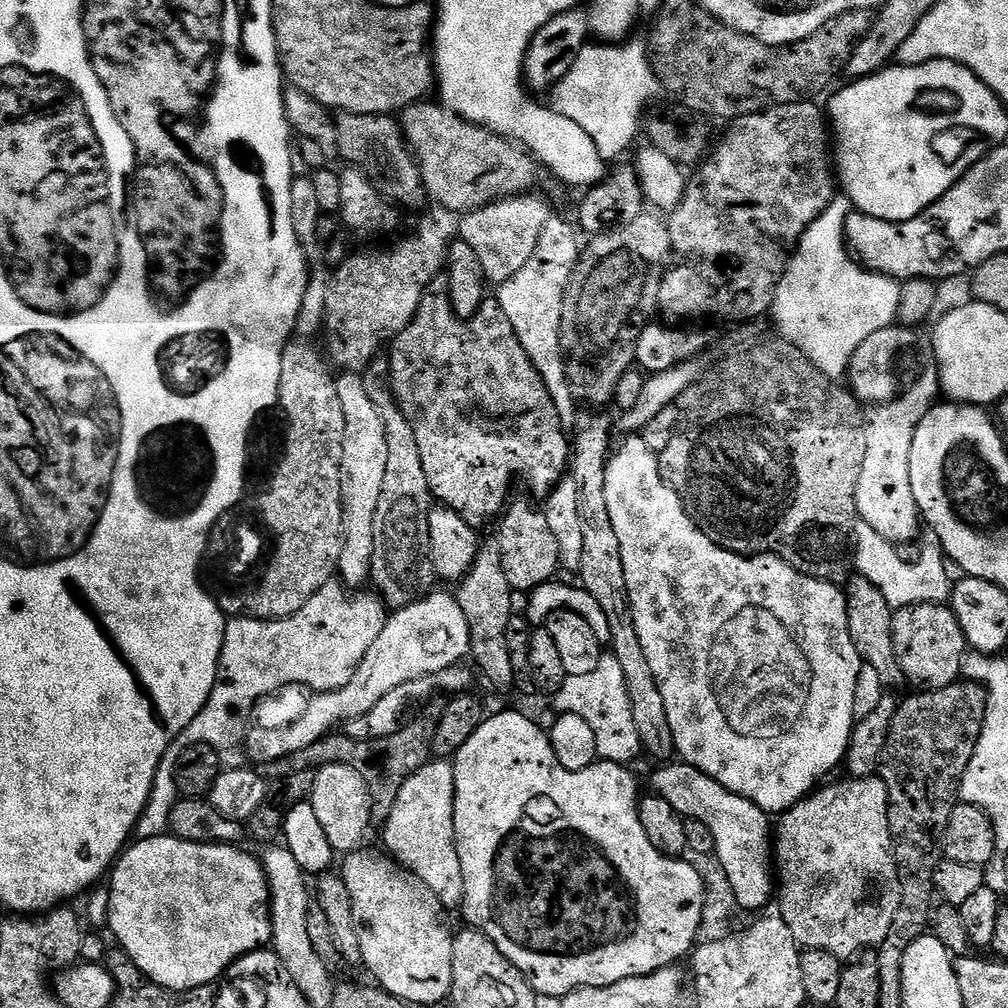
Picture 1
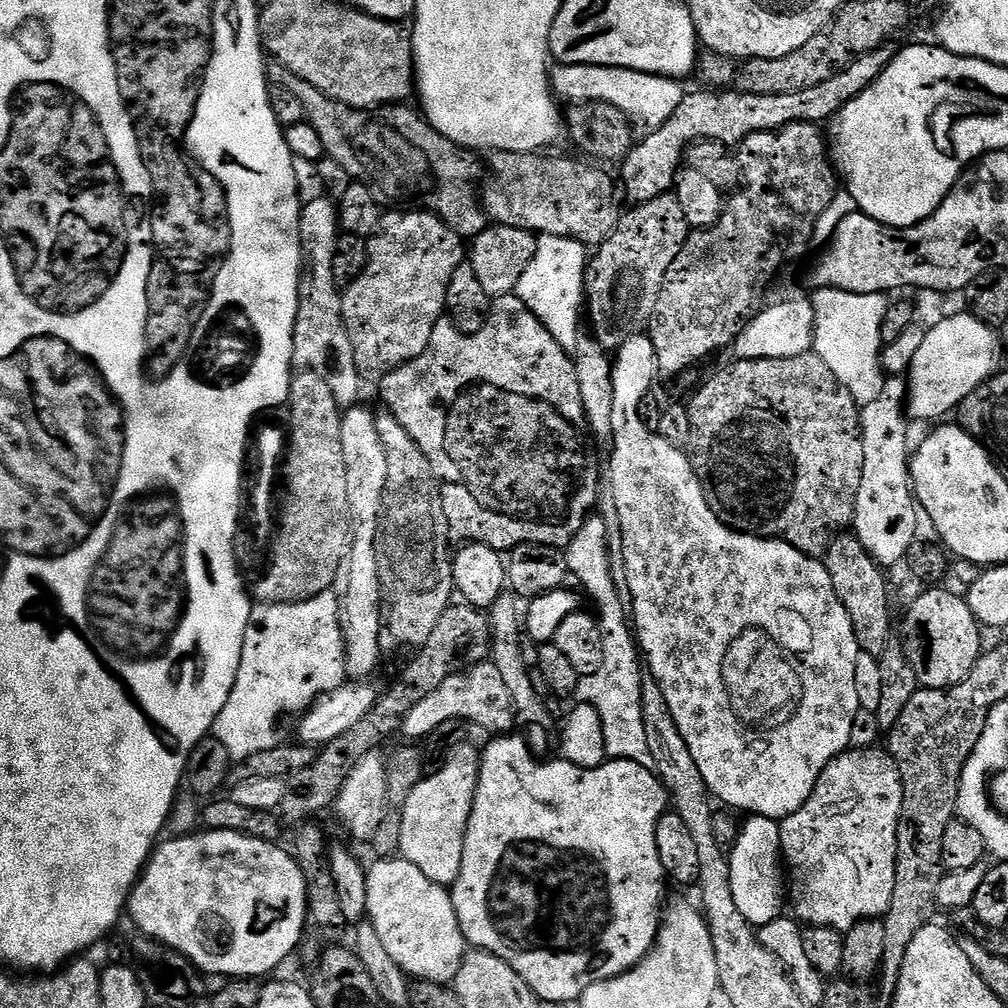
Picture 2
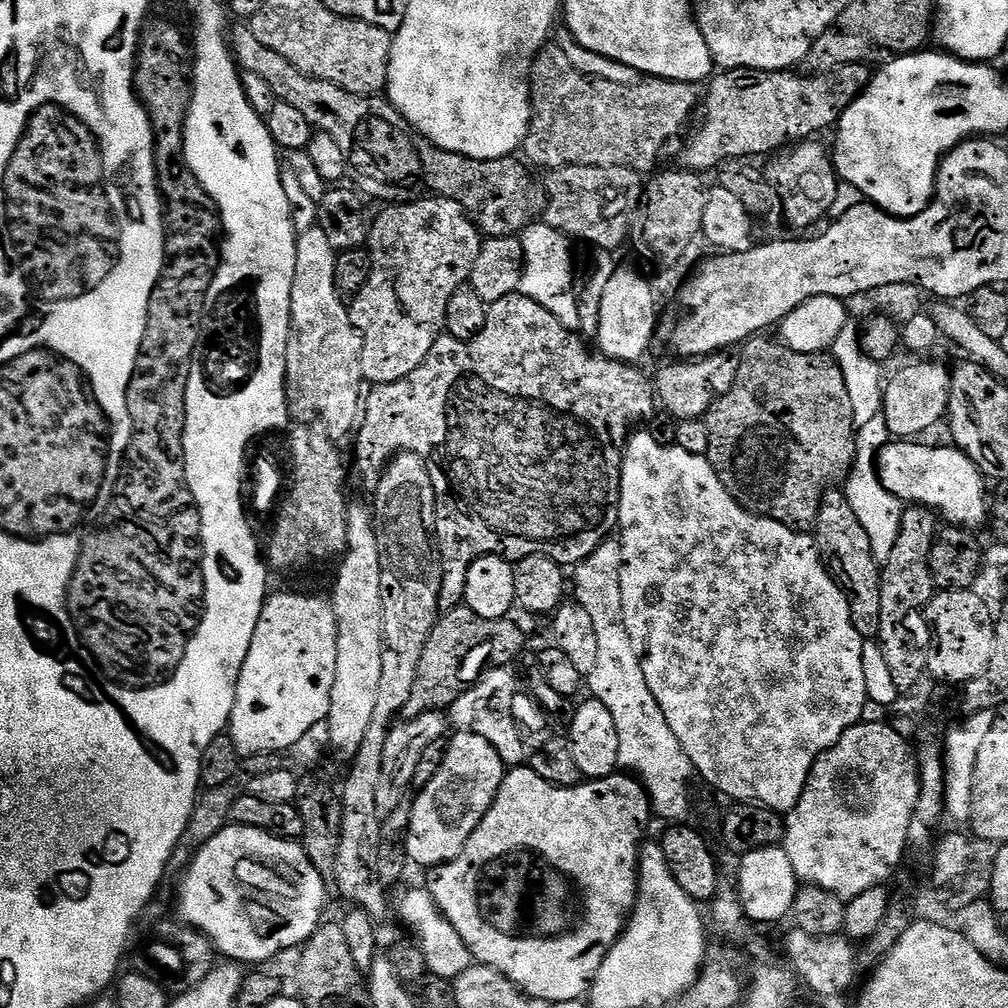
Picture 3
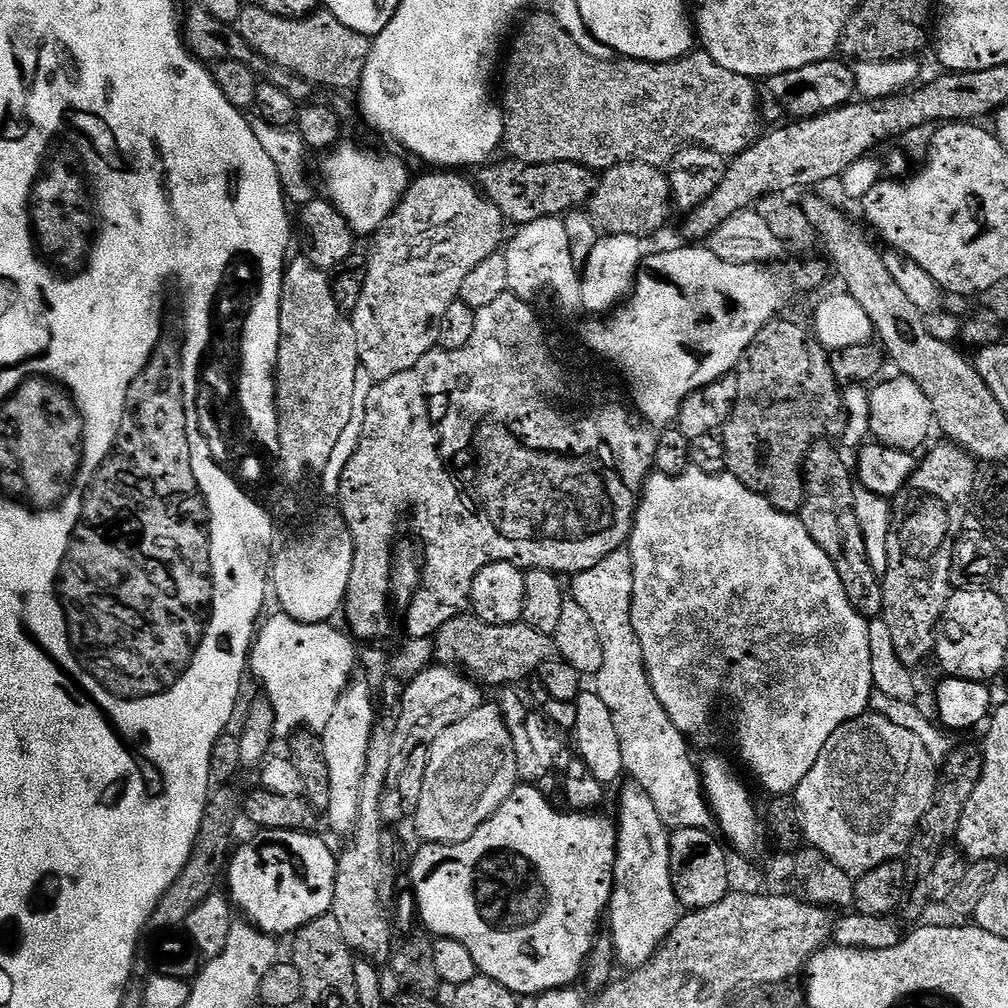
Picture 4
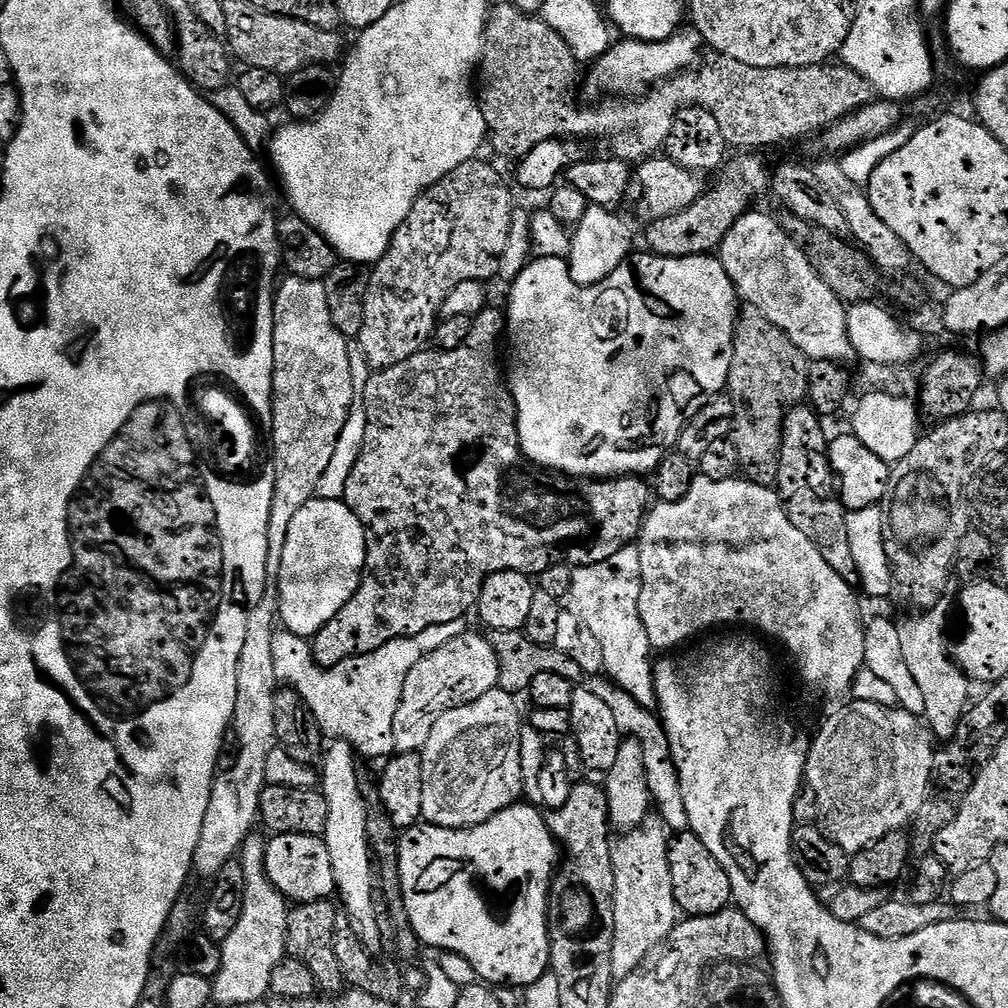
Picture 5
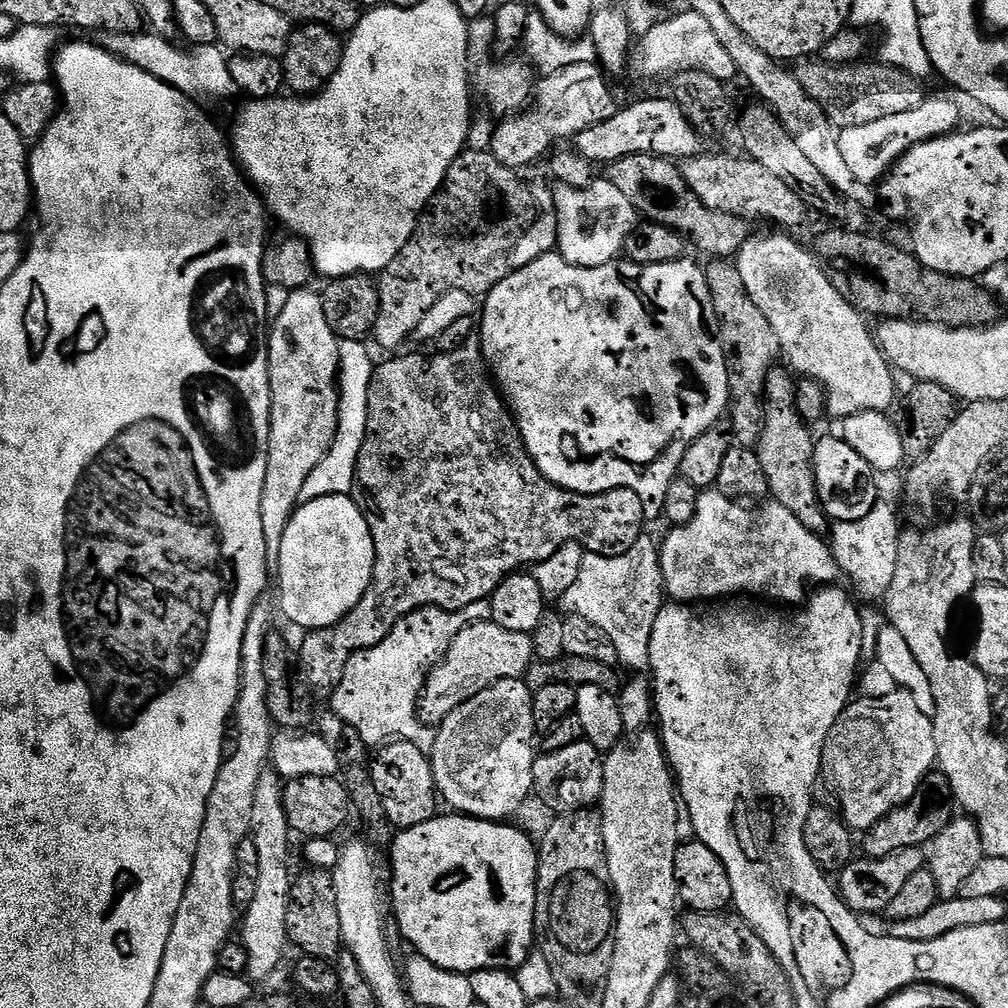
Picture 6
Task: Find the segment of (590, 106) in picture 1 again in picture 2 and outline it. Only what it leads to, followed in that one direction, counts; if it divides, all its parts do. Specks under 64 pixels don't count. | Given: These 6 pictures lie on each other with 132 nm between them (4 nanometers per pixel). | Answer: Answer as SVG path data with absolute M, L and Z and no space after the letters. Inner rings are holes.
M560 64L550 72L552 91L561 101L572 100L576 104L599 102L609 104L628 115L629 120L640 124L644 130L660 128L682 106L686 95L679 79L671 76L655 76L649 72L635 72L629 68L603 68L589 64Z

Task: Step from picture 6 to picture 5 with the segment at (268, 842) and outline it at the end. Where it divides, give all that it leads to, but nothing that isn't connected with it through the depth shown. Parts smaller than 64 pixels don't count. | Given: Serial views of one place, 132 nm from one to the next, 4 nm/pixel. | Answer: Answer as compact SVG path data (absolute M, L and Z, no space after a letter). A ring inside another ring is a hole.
M253 834L246 837L239 850L242 874L246 874L246 894L242 902L242 918L238 918L234 934L222 942L221 969L212 985L215 1003L239 1006L242 1002L265 999L270 992L271 974L286 957L290 904L266 874L267 849L265 837Z

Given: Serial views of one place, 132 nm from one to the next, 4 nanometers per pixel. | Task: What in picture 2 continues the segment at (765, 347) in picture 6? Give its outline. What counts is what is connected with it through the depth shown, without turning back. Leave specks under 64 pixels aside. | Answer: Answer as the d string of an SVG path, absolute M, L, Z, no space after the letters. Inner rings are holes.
M815 351L803 352L794 358L762 358L761 360L733 359L729 368L716 372L696 393L692 401L687 401L686 407L690 414L690 438L686 445L688 461L694 474L704 488L704 497L710 502L714 514L728 528L737 532L750 532L757 536L784 540L790 546L802 550L802 554L823 558L829 546L837 536L845 531L844 528L853 523L858 502L858 490L862 486L862 466L864 465L864 439L860 429L861 405L857 404L850 390L838 382L834 370L822 362Z

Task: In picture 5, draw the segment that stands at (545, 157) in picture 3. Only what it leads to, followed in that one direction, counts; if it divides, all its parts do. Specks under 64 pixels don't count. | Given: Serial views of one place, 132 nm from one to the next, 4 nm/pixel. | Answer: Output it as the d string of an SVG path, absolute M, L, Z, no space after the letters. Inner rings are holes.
M514 2L493 3L484 27L483 54L478 65L476 86L476 97L488 127L490 148L492 144L498 155L505 156L512 162L519 162L534 146L551 139L579 142L605 140L612 147L611 155L615 159L643 162L655 157L659 153L656 151L659 148L661 151L667 145L668 137L672 135L674 118L682 108L704 108L714 114L714 118L718 118L718 124L722 126L722 132L726 134L731 149L764 150L760 148L788 144L791 140L800 140L803 136L810 135L811 132L823 133L842 118L871 104L874 99L874 89L870 82L843 62L825 62L805 68L759 68L746 66L746 62L738 62L738 58L729 56L716 54L711 58L713 60L705 59L699 66L681 72L670 80L661 80L639 98L612 98L595 106L588 106L592 108L583 108L576 101L582 68L574 58L570 46L566 46L562 34L558 34L558 30L550 30L550 26L539 15L531 16L518 10Z

